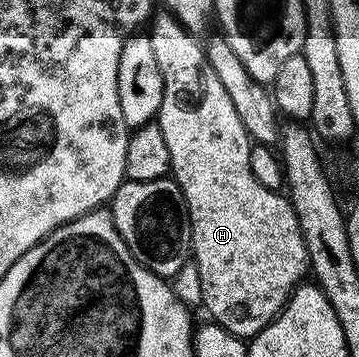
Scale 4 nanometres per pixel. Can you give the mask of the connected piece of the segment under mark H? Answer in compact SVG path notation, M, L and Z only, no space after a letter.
M163 16L151 18L146 35L150 39L150 47L154 47L154 59L158 59L158 71L162 71L164 80L158 124L162 139L166 139L166 151L170 151L170 176L178 183L188 208L192 232L190 257L196 262L198 276L202 279L202 309L226 331L241 339L251 339L276 318L296 286L309 276L306 243L287 196L283 192L262 187L262 183L254 179L254 171L250 171L254 142L248 136L242 120L238 119L221 80L210 67L205 46L201 42L199 45L196 42L199 40L175 17Z

